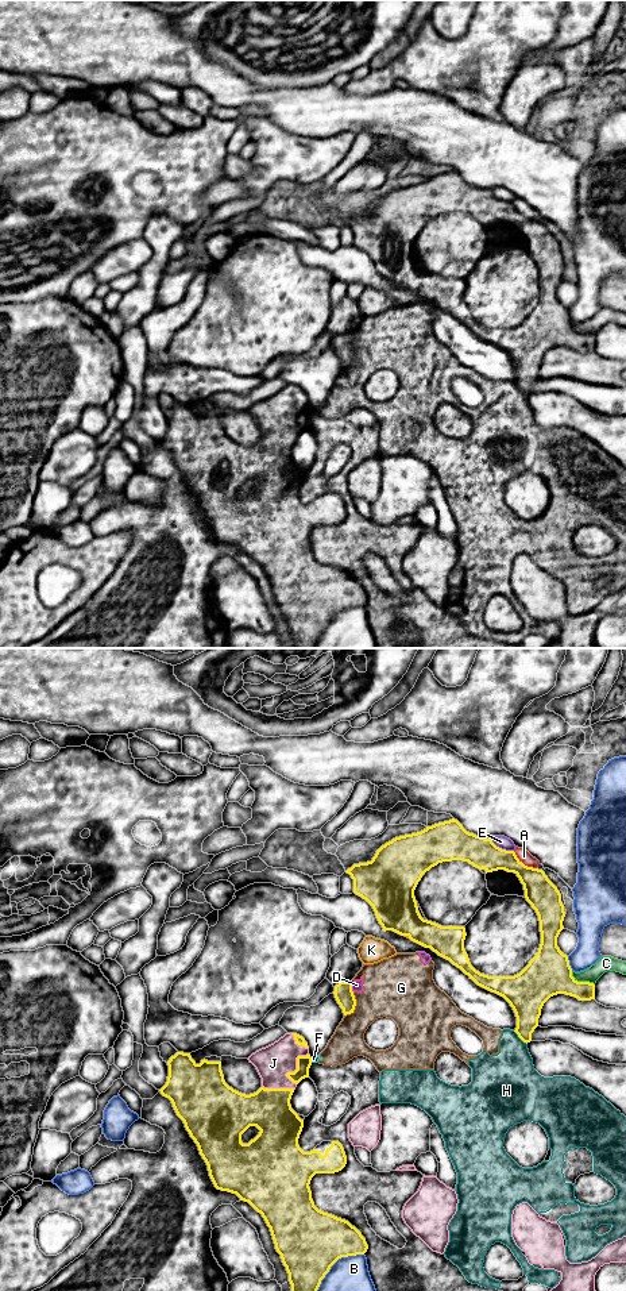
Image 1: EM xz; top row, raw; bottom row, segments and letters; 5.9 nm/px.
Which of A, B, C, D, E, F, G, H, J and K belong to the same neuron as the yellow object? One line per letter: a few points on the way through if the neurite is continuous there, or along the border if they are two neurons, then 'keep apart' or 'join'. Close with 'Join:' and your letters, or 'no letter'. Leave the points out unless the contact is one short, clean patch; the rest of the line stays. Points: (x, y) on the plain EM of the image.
A: keep apart
B: keep apart
C: keep apart
D: keep apart
E: keep apart
F: keep apart
G: keep apart
H: keep apart
J: join
K: border along xz (405, 286), (409, 289); keep apart
Join: J

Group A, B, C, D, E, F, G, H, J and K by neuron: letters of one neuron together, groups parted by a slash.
A / B / C / D F G H K / E / J

